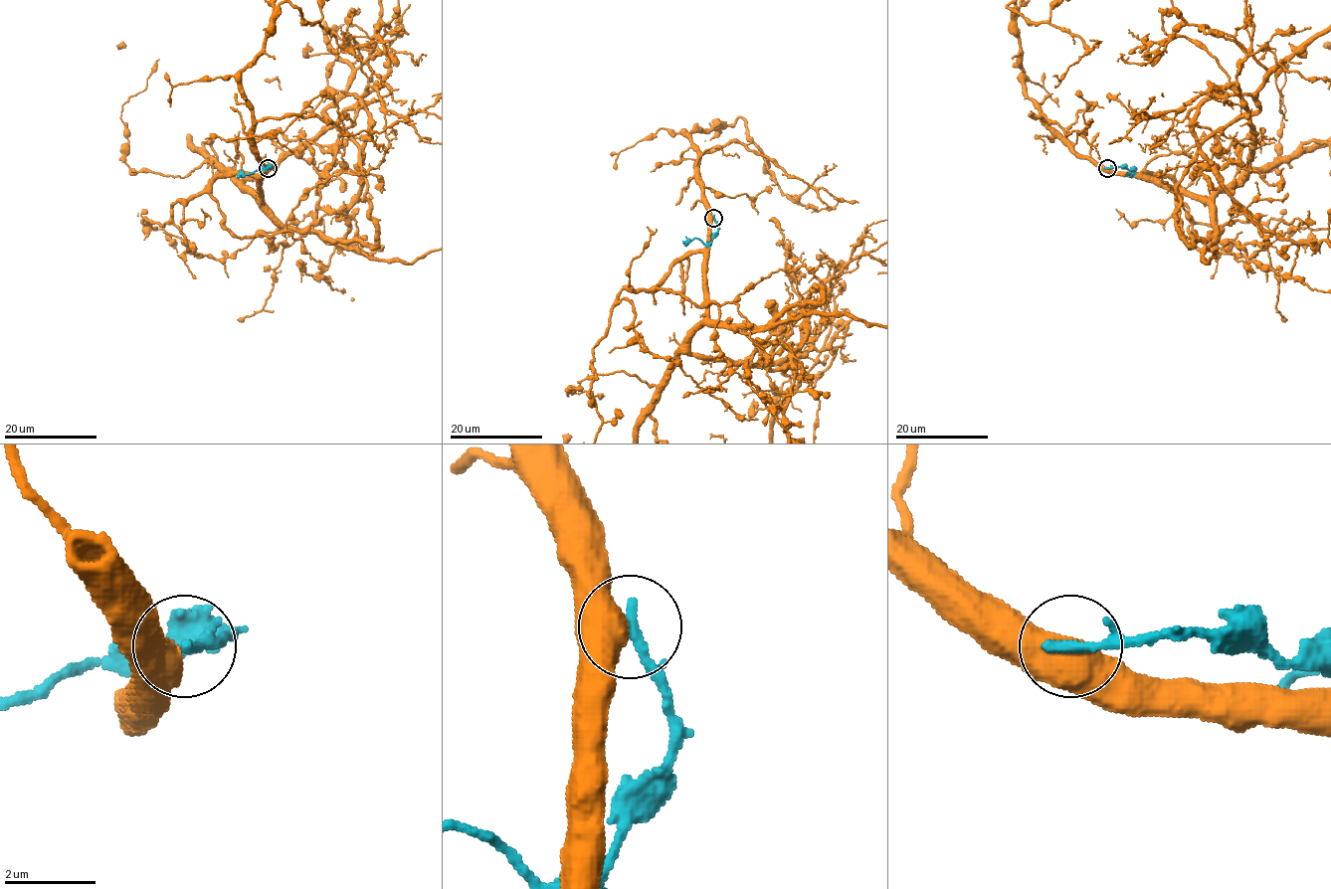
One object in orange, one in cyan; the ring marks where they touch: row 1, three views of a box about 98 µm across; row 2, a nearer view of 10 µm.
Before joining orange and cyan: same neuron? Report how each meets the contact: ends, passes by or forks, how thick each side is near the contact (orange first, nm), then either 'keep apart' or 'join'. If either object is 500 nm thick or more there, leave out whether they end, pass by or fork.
calibres 700 and 260 nm; keep apart

